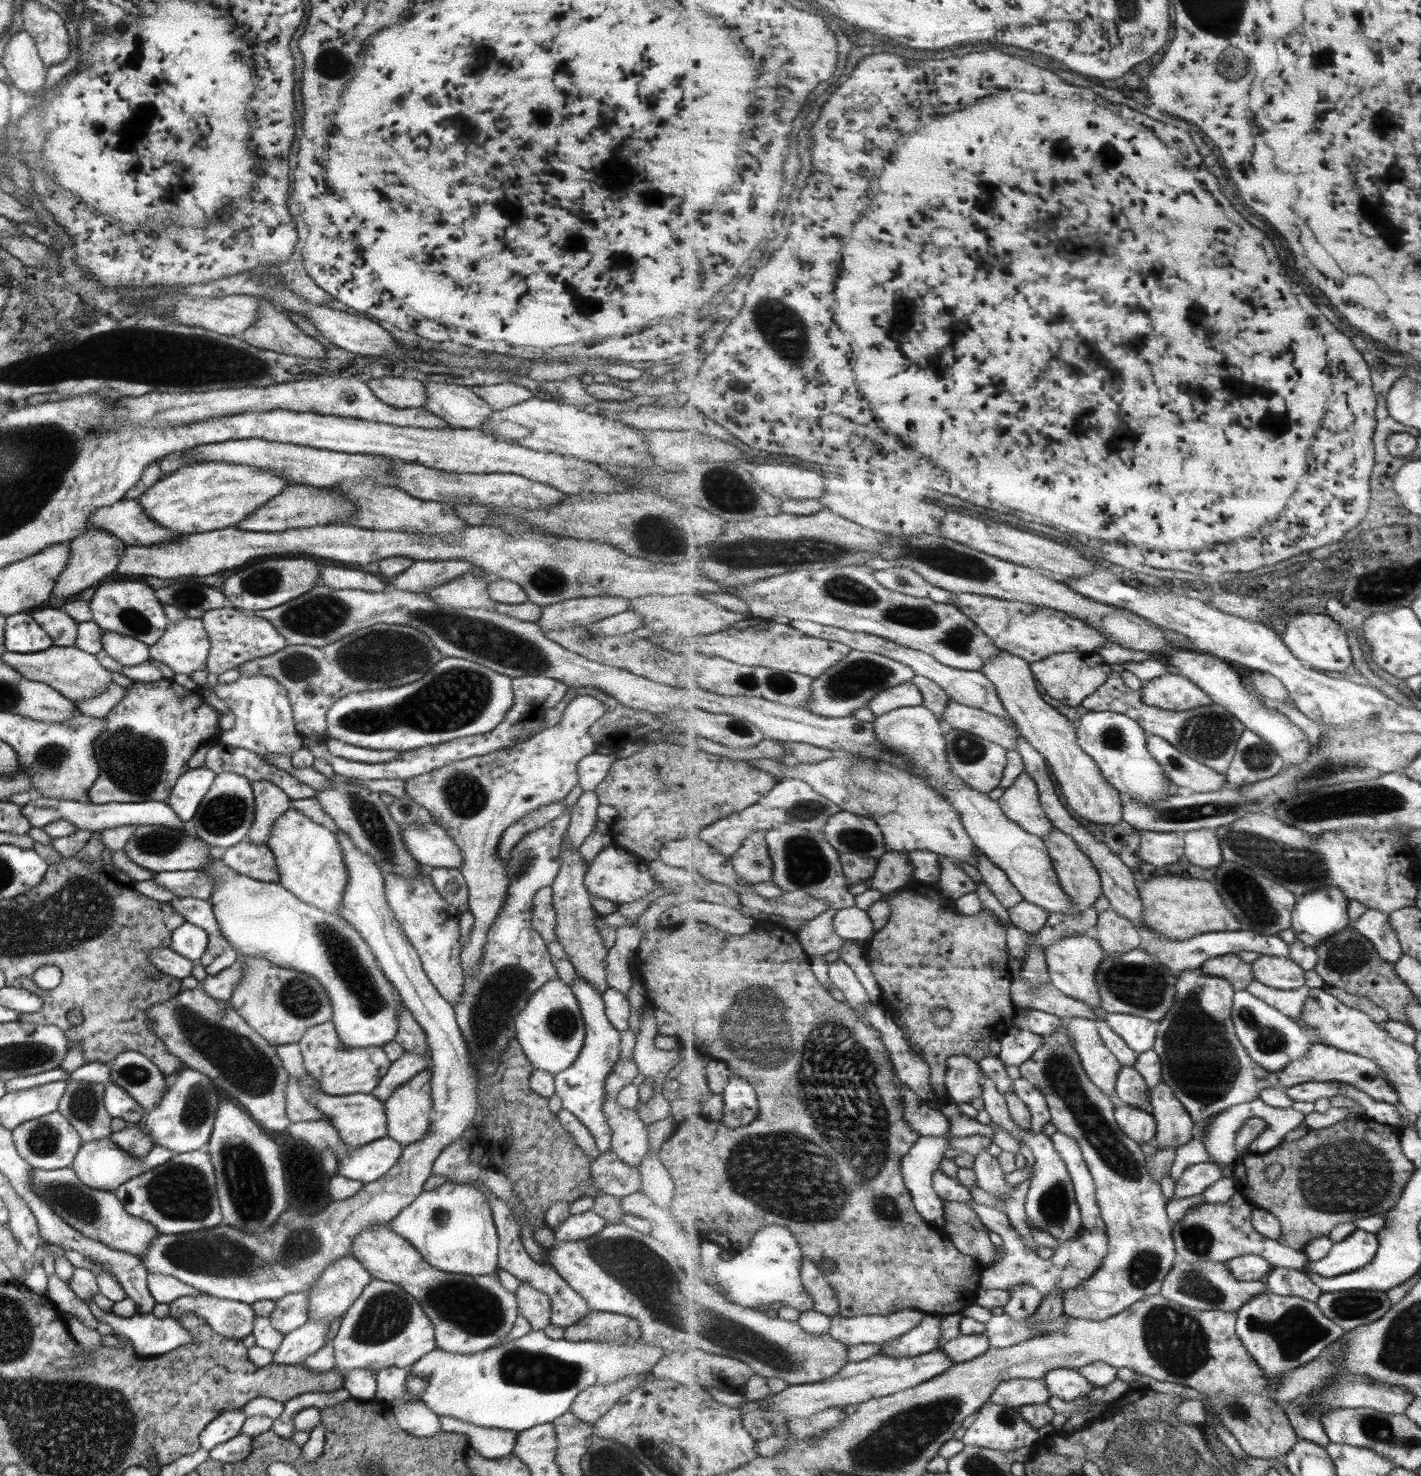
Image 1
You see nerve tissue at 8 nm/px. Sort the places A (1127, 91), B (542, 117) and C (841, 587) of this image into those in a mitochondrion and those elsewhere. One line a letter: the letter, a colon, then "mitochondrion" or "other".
A: other
B: other
C: mitochondrion

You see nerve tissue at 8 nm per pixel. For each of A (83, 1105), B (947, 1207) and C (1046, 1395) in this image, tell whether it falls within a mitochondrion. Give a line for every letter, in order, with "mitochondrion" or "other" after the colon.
A: mitochondrion
B: other
C: other

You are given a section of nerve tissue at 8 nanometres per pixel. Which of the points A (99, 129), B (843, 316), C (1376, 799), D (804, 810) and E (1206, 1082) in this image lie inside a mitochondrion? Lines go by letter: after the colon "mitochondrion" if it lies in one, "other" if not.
A: other
B: other
C: mitochondrion
D: mitochondrion
E: mitochondrion

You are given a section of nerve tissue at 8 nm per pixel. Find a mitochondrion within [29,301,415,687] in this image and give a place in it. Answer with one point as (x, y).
(314, 617)

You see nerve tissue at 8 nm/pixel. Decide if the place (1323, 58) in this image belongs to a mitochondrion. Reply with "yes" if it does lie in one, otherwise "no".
no

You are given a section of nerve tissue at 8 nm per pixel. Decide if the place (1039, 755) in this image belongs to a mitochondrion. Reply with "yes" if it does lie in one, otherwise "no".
no

